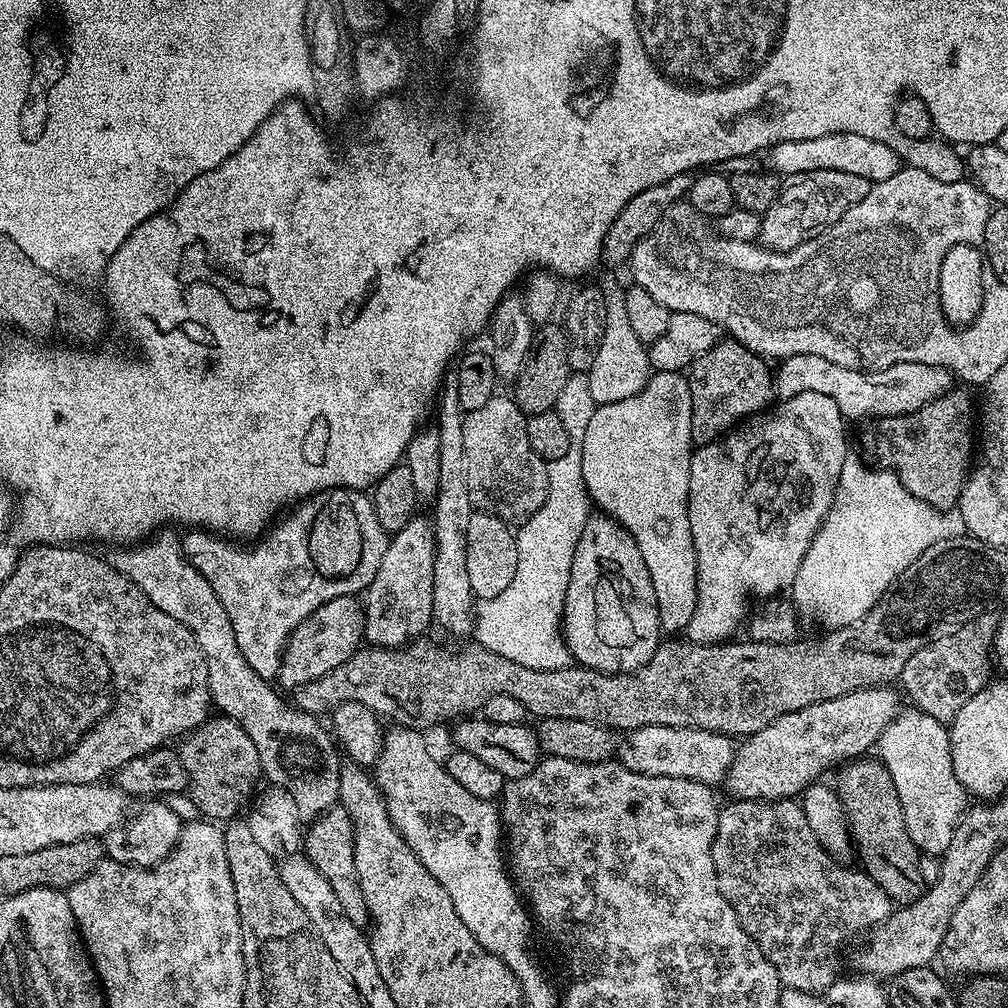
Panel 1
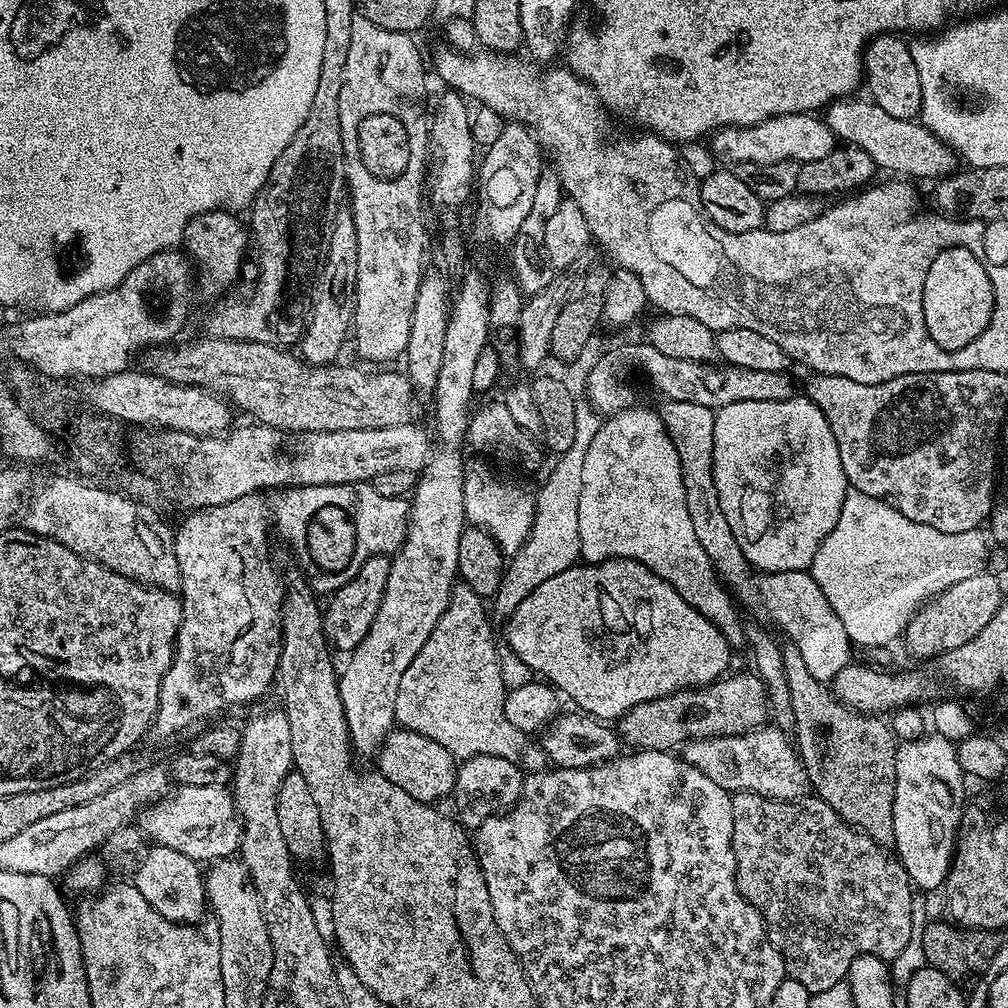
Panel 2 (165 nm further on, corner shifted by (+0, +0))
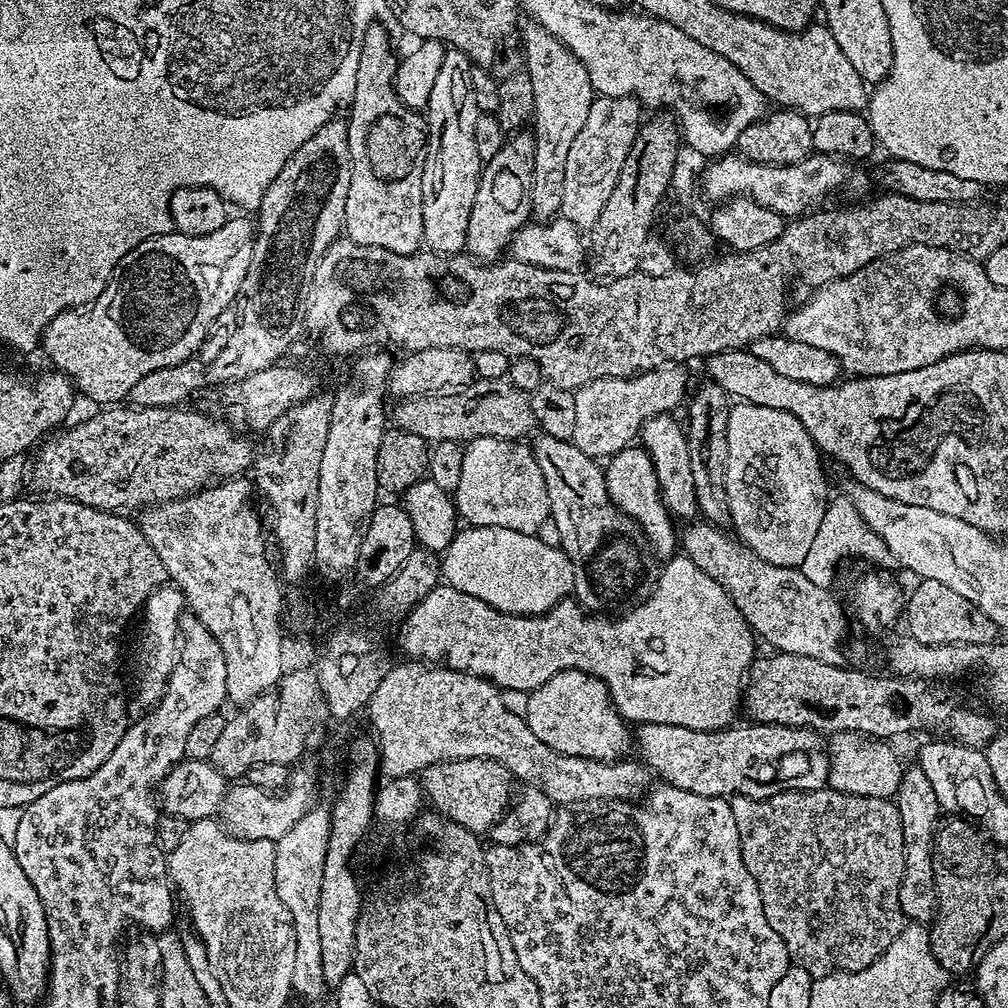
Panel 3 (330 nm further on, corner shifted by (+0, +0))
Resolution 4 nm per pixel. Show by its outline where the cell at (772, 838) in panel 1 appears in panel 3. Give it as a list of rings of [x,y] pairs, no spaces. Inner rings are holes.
[[[827,786],[817,792],[779,792],[767,796],[765,800],[751,800],[748,796],[734,796],[730,800],[734,822],[738,826],[738,838],[742,858],[746,862],[746,870],[754,874],[754,882],[758,882],[758,890],[762,894],[762,910],[766,910],[766,922],[774,926],[774,930],[786,942],[789,961],[802,970],[809,972],[813,978],[828,976],[831,972],[857,972],[870,966],[898,938],[904,929],[906,917],[898,890],[902,886],[904,873],[904,835],[902,834],[902,818],[898,814],[895,803],[891,799],[866,798],[845,792],[836,792]]]

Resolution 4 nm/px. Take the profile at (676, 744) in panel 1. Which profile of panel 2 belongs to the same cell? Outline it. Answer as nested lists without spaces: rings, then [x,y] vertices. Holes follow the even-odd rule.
[[[775,726],[756,728],[733,736],[689,740],[682,748],[682,759],[702,770],[710,782],[718,782],[729,794],[753,792],[771,800],[803,800],[810,785],[800,753],[789,733]]]

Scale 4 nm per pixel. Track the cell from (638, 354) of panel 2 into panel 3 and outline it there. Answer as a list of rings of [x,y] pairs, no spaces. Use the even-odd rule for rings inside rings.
[[[665,366],[634,376],[607,376],[575,389],[572,444],[593,458],[611,458],[629,447],[650,418],[671,413],[676,410],[672,408],[685,403],[690,387],[687,374],[680,368],[683,367]]]

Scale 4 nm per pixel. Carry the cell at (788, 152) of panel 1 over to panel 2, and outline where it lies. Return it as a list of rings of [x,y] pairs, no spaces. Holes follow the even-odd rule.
[[[807,112],[772,116],[749,128],[733,128],[728,135],[716,134],[711,137],[713,154],[718,159],[725,160],[725,165],[728,166],[742,162],[773,164],[787,160],[794,160],[799,165],[809,164],[818,158],[826,158],[826,154],[838,147],[836,135],[830,130],[828,123],[819,115]]]

